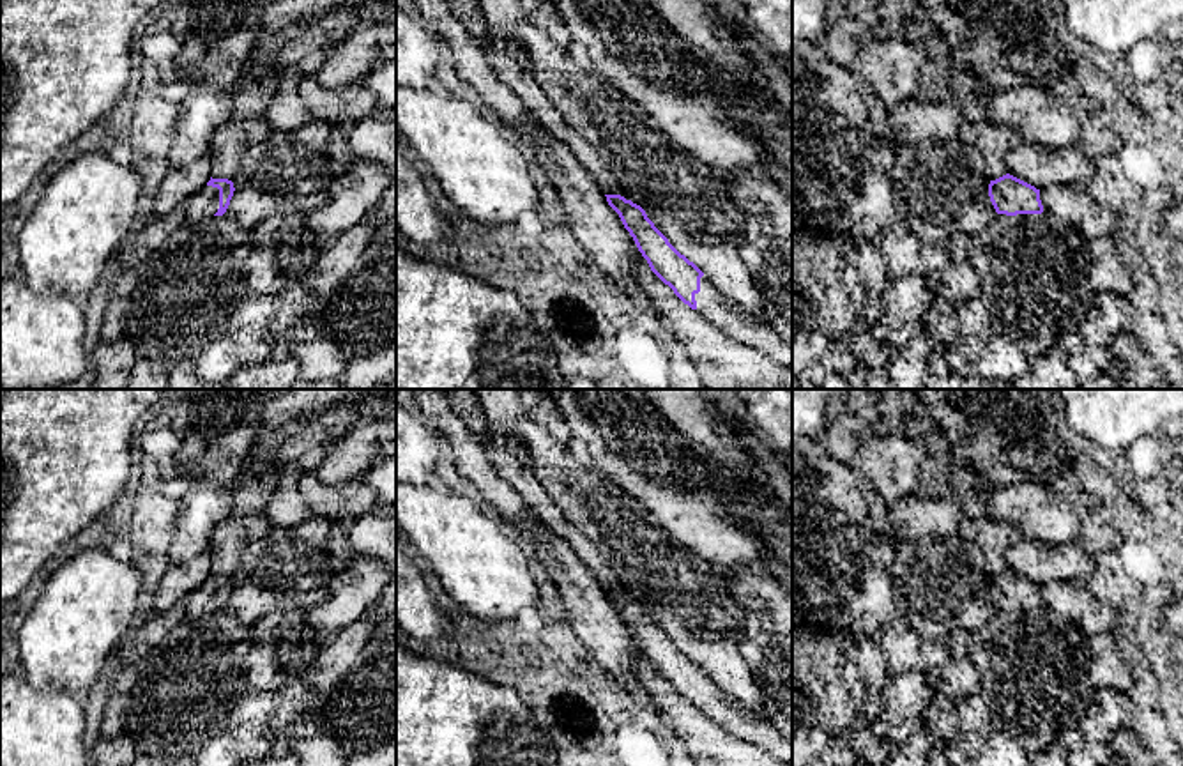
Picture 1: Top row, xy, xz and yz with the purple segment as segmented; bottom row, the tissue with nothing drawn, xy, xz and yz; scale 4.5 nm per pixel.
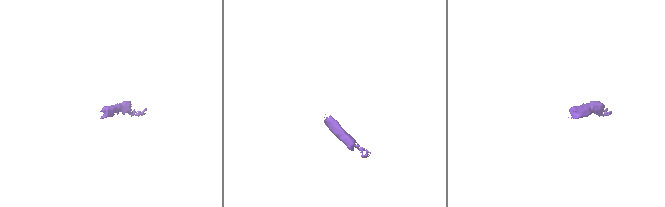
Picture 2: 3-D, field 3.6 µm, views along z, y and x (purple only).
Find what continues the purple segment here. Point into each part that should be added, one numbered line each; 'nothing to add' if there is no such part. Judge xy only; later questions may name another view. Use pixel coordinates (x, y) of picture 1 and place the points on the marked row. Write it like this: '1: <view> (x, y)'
1: xy (206, 202)

